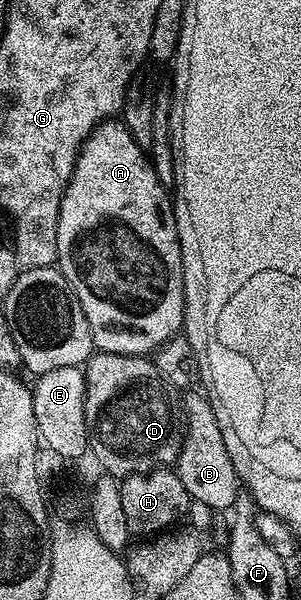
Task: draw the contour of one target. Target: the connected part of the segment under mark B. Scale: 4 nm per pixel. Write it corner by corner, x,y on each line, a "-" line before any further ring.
192,391
182,401
185,429
181,451
174,464
174,470
180,477
181,484
187,489
191,500
203,503
213,512
231,510
240,480
235,473
234,463
224,445
223,433
216,421
215,411
205,394

